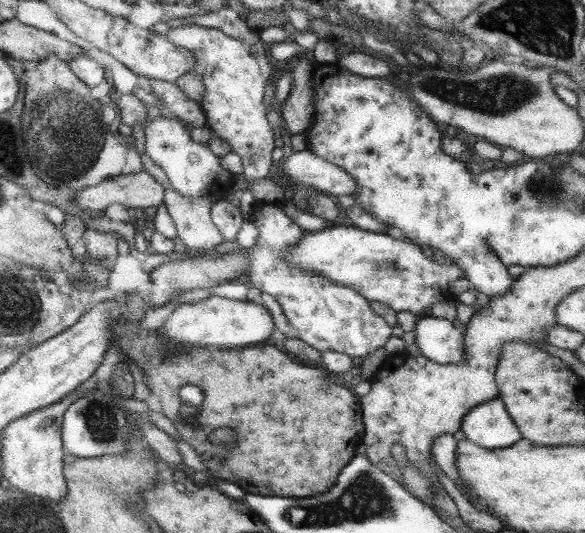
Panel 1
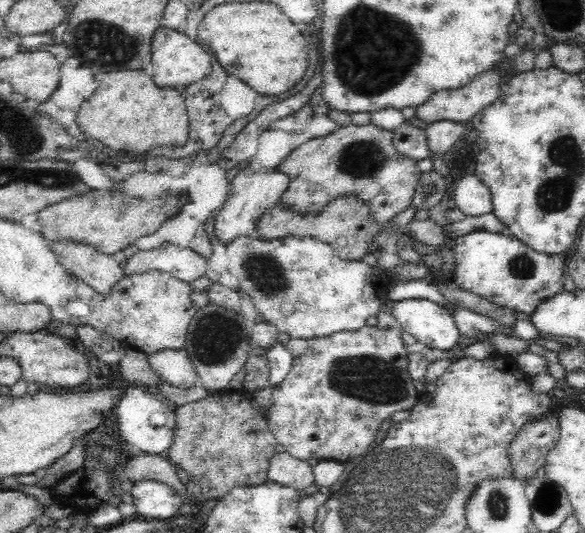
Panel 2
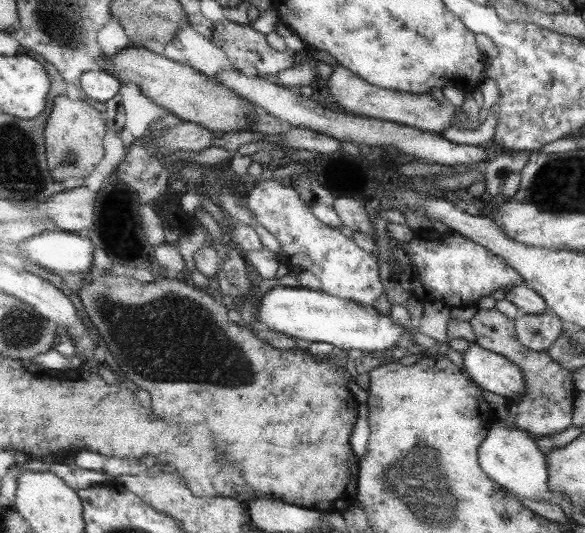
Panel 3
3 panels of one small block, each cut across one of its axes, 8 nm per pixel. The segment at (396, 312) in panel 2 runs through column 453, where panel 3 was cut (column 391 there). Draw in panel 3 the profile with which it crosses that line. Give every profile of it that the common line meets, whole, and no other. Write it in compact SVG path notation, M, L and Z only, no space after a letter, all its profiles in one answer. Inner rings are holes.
M299 287L271 288L260 298L253 317L262 328L275 330L295 339L325 342L347 351L357 348L363 354L391 349L401 336L408 336L401 325L395 325L389 315L377 313L372 306Z

